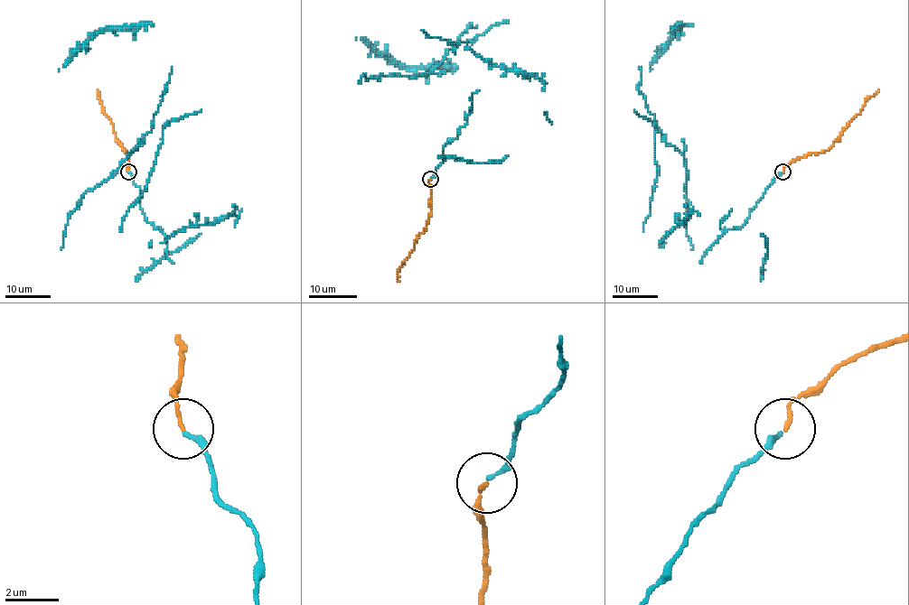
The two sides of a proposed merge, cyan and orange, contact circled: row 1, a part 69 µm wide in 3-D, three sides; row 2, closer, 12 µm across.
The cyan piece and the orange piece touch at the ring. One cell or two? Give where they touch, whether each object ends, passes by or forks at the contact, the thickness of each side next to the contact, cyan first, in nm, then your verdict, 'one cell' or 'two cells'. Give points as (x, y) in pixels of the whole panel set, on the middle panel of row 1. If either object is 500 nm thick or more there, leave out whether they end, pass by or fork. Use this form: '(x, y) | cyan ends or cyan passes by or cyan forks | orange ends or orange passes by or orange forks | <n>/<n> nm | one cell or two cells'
(430, 179) | cyan ends | orange ends | 180/130 nm | one cell

